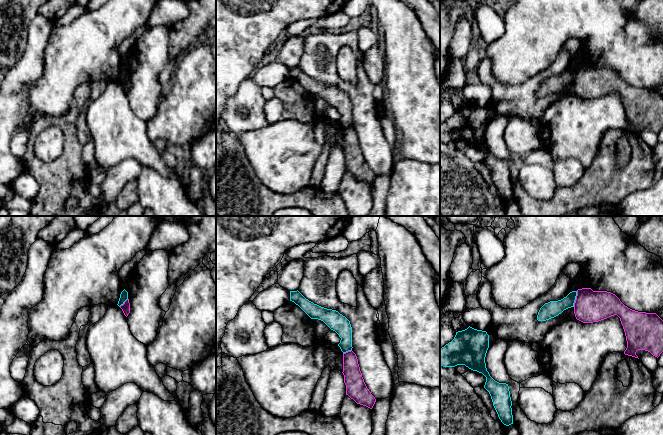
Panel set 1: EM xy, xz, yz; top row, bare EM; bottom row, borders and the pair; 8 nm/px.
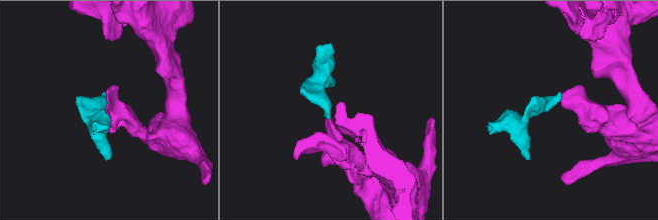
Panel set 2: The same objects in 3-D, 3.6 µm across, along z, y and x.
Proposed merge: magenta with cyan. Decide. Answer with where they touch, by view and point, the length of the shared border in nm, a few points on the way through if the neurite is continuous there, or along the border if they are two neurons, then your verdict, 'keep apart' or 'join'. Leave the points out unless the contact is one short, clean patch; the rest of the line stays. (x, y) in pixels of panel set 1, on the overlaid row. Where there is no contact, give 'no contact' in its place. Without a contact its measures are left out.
meets magenta in yz at (576, 299); contact 130 nm long; border along yz (577, 291), (573, 306); keep apart

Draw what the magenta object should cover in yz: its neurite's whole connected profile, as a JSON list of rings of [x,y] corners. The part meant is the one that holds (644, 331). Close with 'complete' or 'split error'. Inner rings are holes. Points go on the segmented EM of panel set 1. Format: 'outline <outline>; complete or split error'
outline [[[578,289],[574,314],[583,323],[598,322],[617,315],[626,336],[625,355],[638,358],[636,352],[645,350],[658,358],[663,352],[663,320],[656,313],[628,308],[611,292]]]; complete

